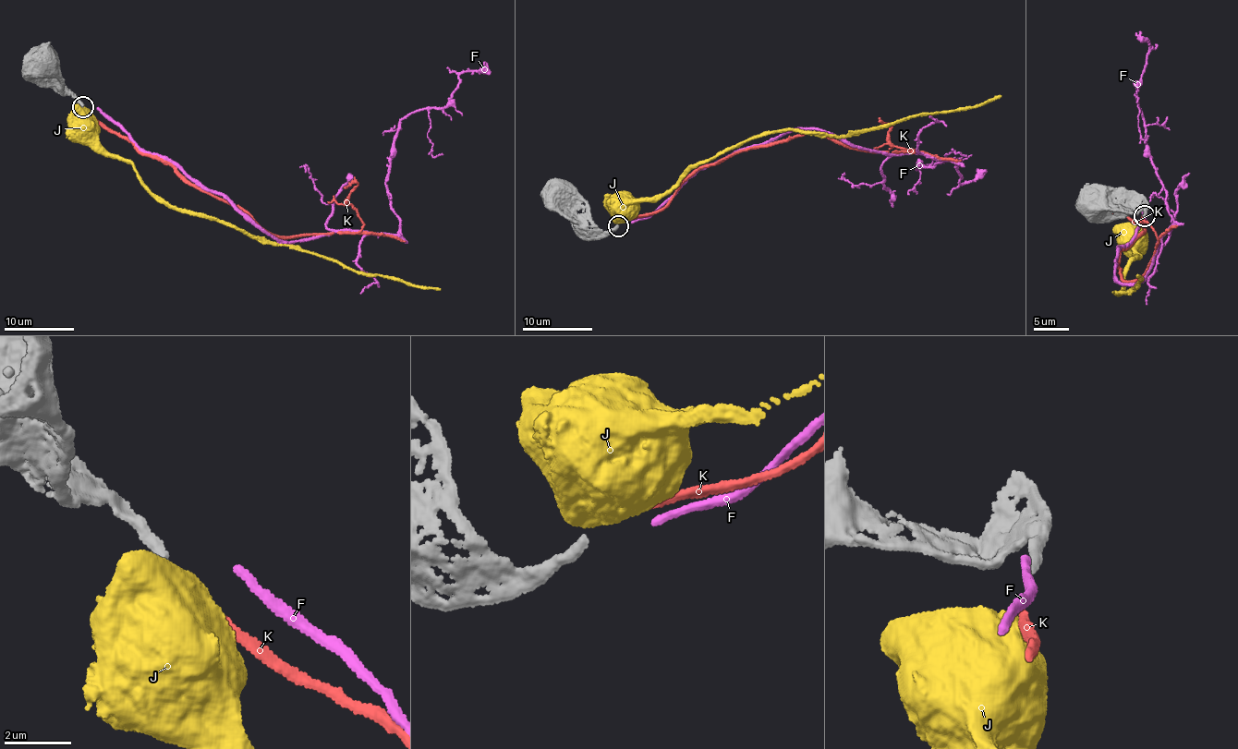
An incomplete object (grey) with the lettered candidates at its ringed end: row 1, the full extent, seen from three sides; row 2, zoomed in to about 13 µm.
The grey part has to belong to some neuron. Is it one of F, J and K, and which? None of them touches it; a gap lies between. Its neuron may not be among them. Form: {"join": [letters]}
{"join": ["K"]}

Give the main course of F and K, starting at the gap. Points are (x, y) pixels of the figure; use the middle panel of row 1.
F: (632, 223), (698, 169), (805, 129), (950, 161), (916, 170), (952, 160), (963, 184), (979, 173)
K: (629, 219), (658, 212), (699, 168), (794, 137), (914, 150), (890, 142), (892, 126), (879, 117)

